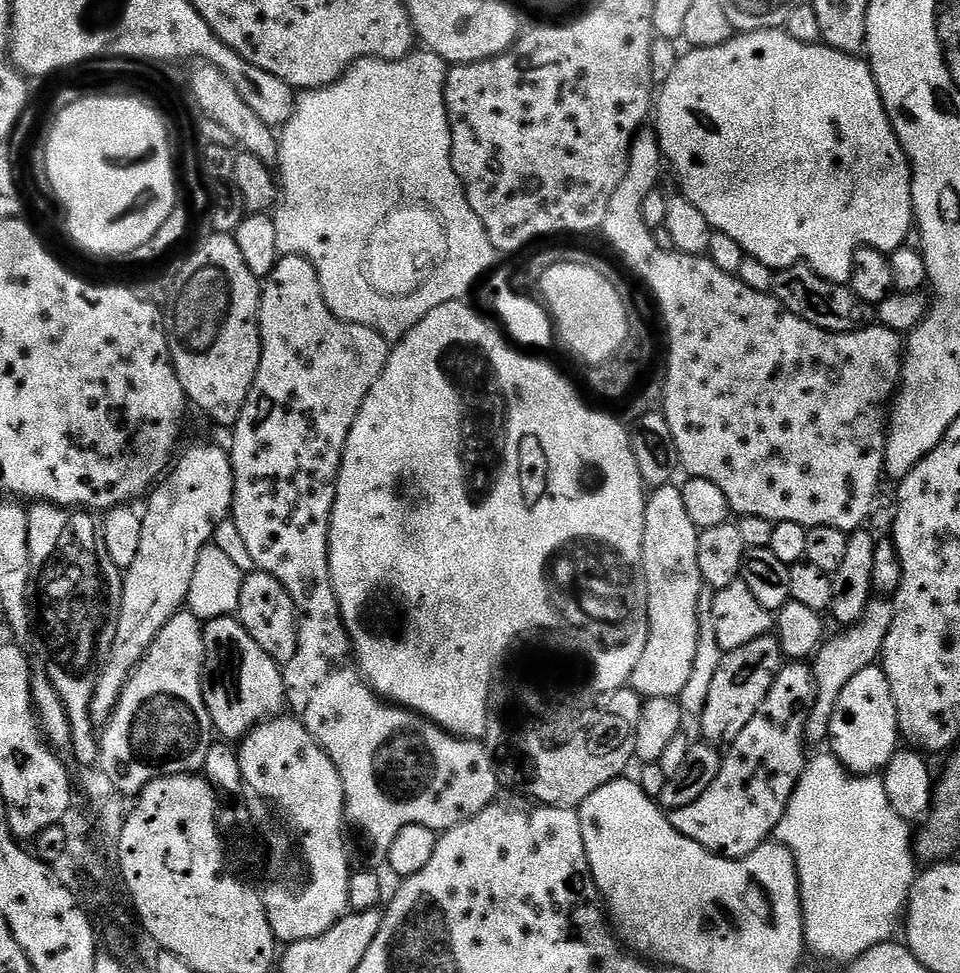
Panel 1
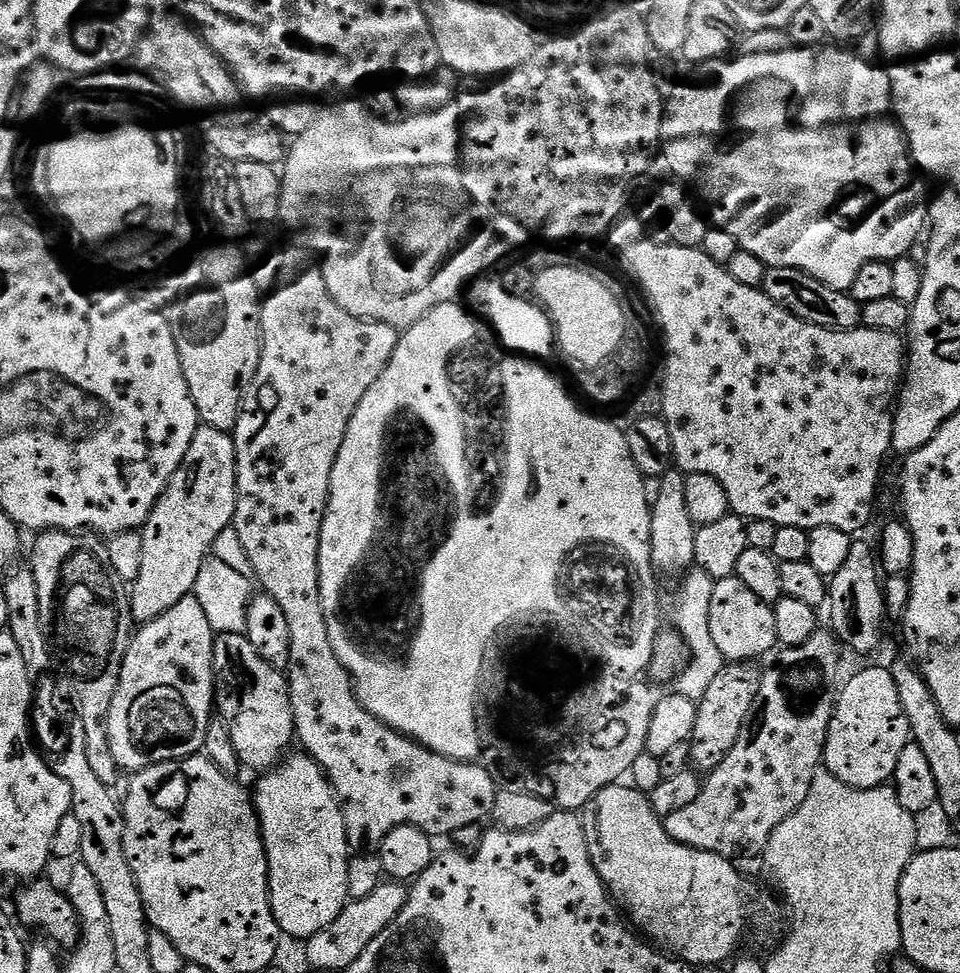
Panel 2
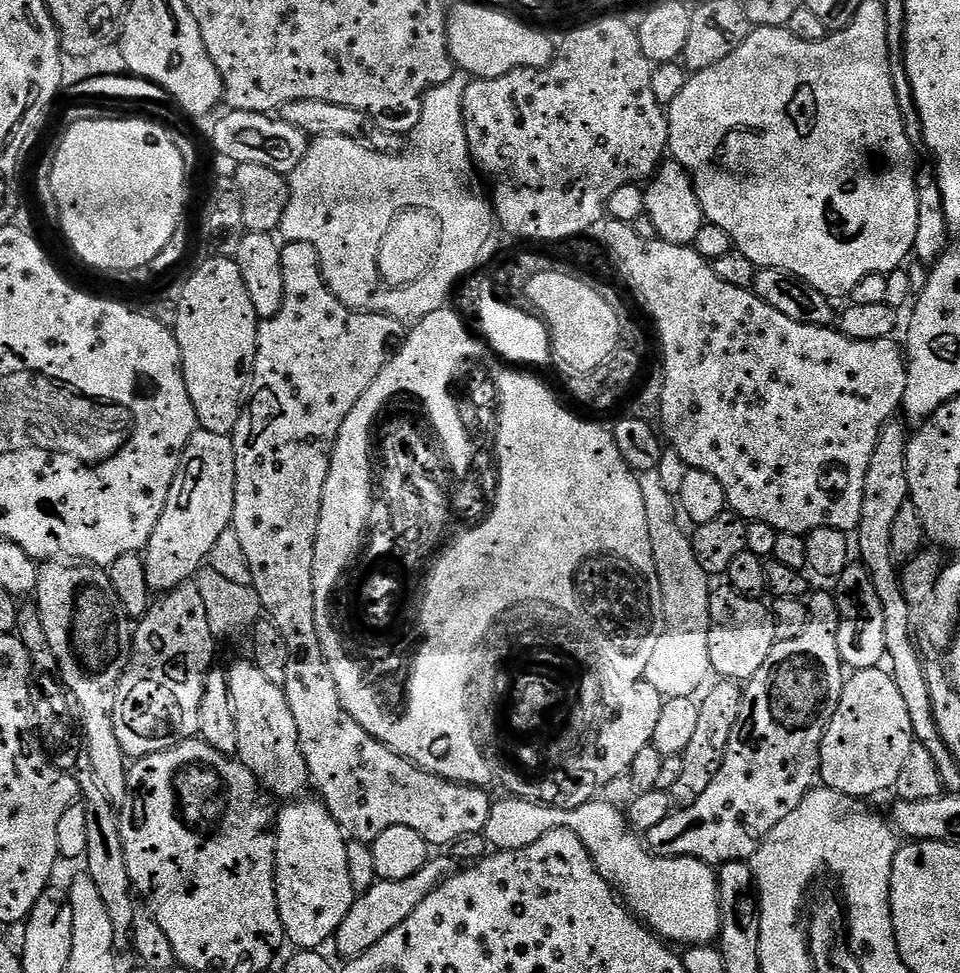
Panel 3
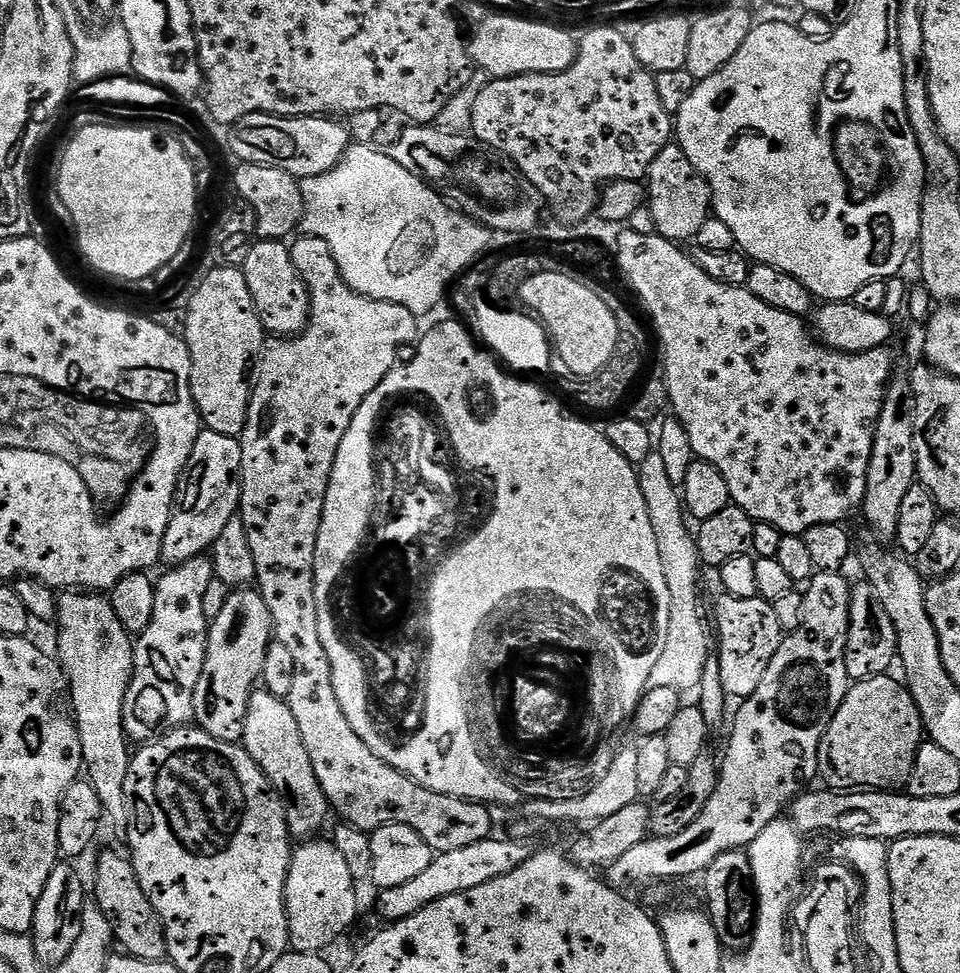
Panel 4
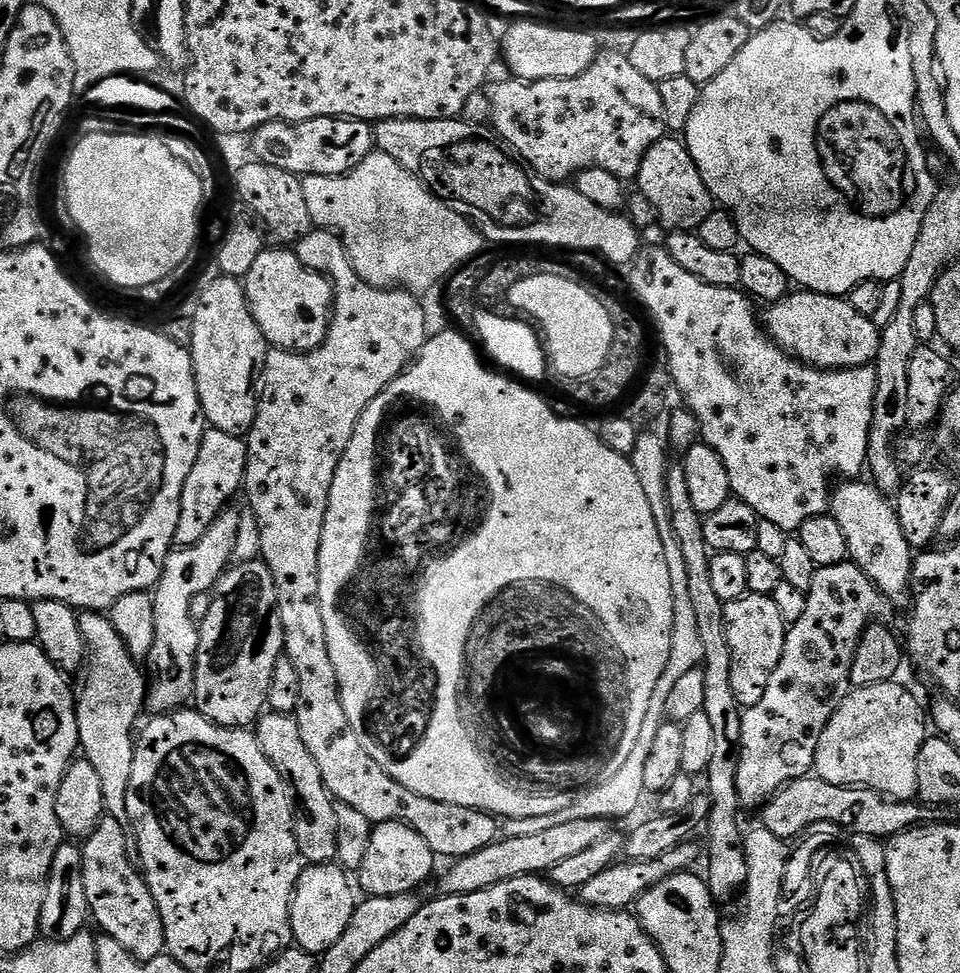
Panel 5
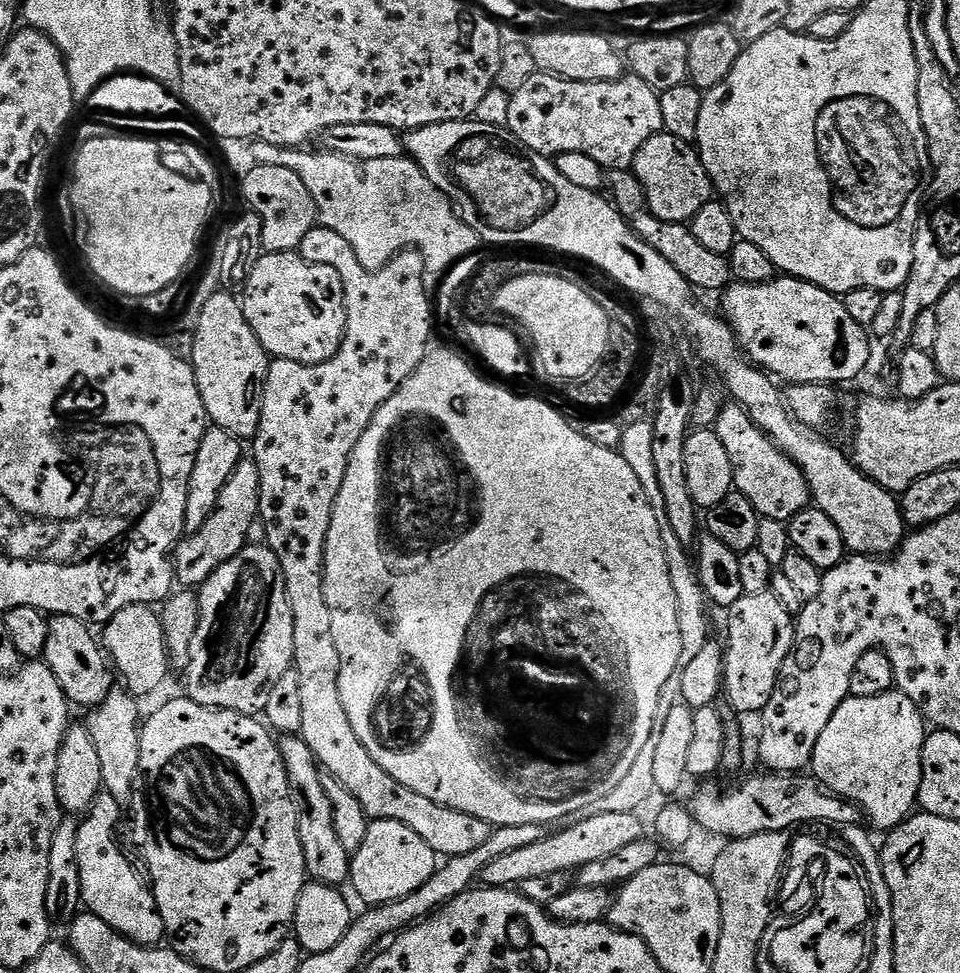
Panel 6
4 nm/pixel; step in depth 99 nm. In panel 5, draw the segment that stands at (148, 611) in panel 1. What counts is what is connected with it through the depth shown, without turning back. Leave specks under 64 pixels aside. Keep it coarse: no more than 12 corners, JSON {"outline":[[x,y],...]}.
{"outline":[[209,427],[175,543],[194,546],[241,491],[248,446]]}

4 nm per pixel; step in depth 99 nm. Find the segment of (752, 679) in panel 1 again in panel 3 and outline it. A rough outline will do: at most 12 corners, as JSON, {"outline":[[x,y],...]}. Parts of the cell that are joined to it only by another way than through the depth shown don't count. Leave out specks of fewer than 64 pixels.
{"outline":[[721,679],[699,701],[675,803],[702,798],[722,770],[744,688]]}

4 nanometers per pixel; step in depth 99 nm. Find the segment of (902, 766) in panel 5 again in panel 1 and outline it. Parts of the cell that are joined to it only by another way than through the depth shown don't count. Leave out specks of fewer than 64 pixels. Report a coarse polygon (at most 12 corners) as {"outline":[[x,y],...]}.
{"outline":[[883,667],[858,670],[830,718],[831,755],[883,773],[902,737]]}

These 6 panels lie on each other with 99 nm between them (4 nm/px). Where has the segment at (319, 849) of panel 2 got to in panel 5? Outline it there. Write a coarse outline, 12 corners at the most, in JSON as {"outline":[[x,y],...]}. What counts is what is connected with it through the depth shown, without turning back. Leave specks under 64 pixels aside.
{"outline":[[339,863],[308,864],[292,896],[295,947],[322,954],[358,903]]}

